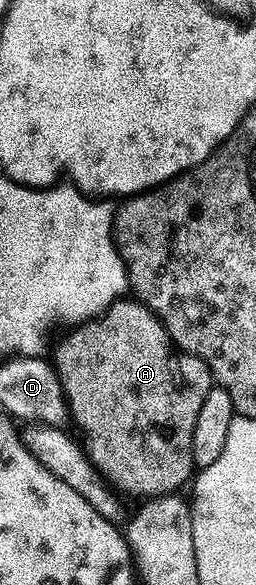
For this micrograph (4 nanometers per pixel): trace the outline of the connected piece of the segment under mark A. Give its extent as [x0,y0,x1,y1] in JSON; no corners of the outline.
[54,299,214,499]

